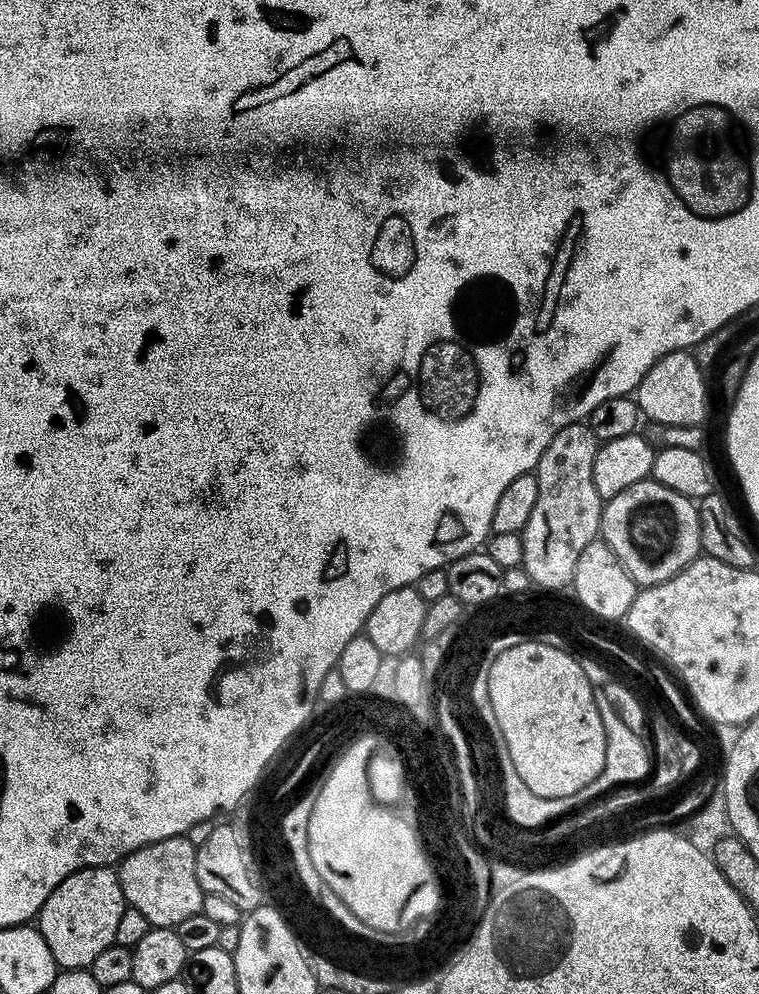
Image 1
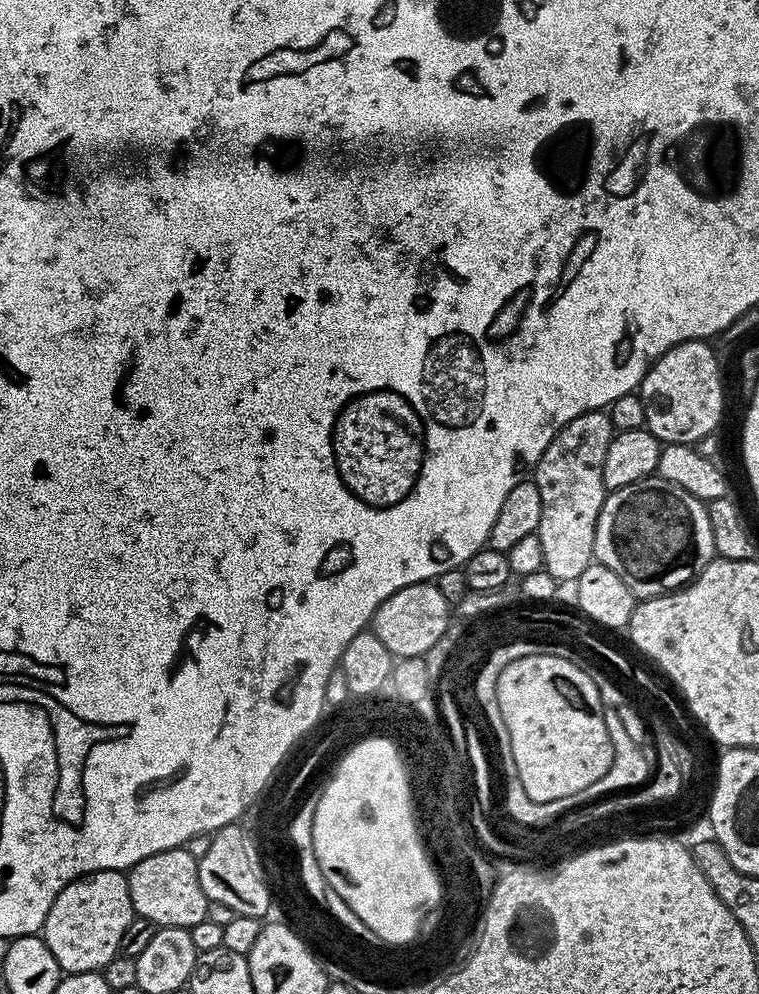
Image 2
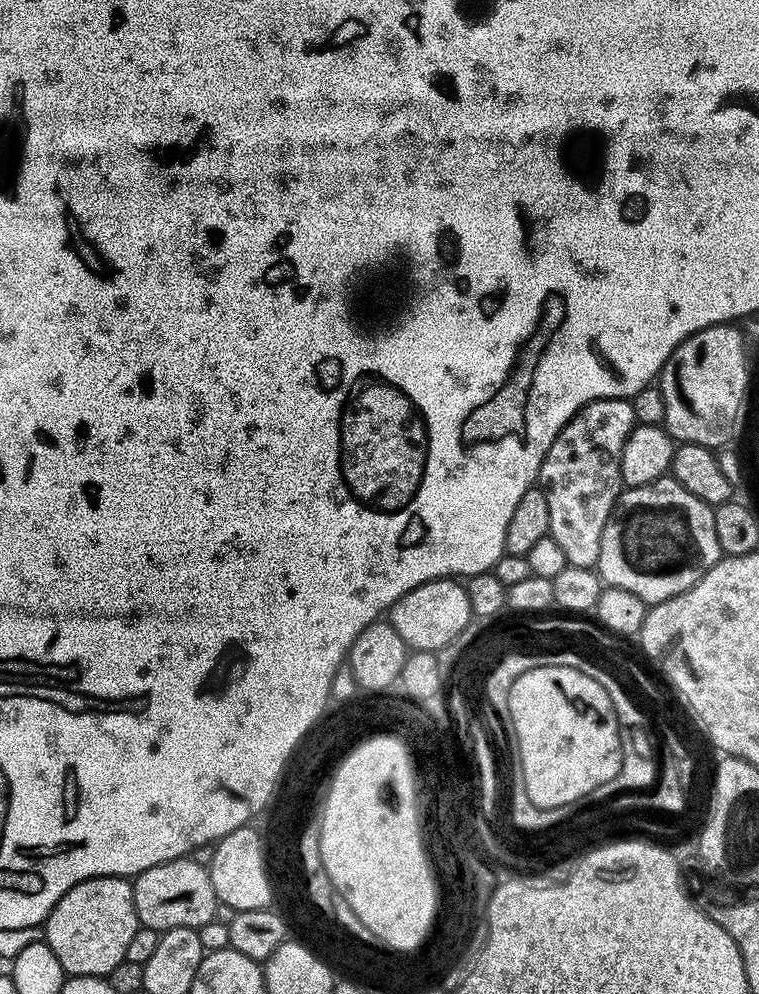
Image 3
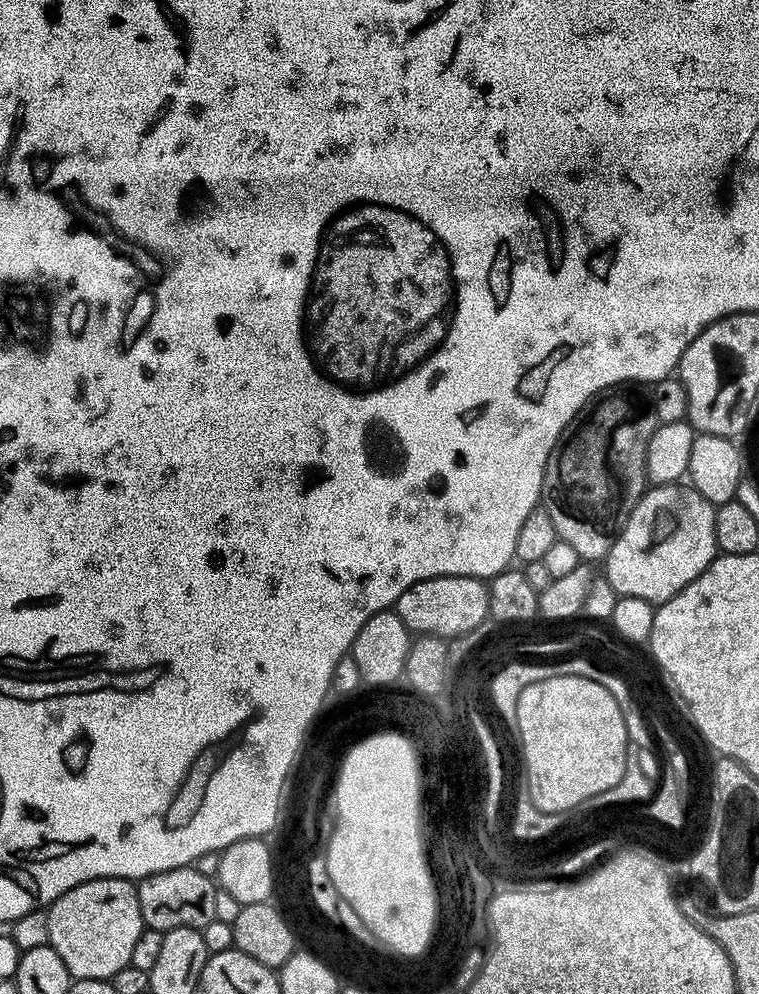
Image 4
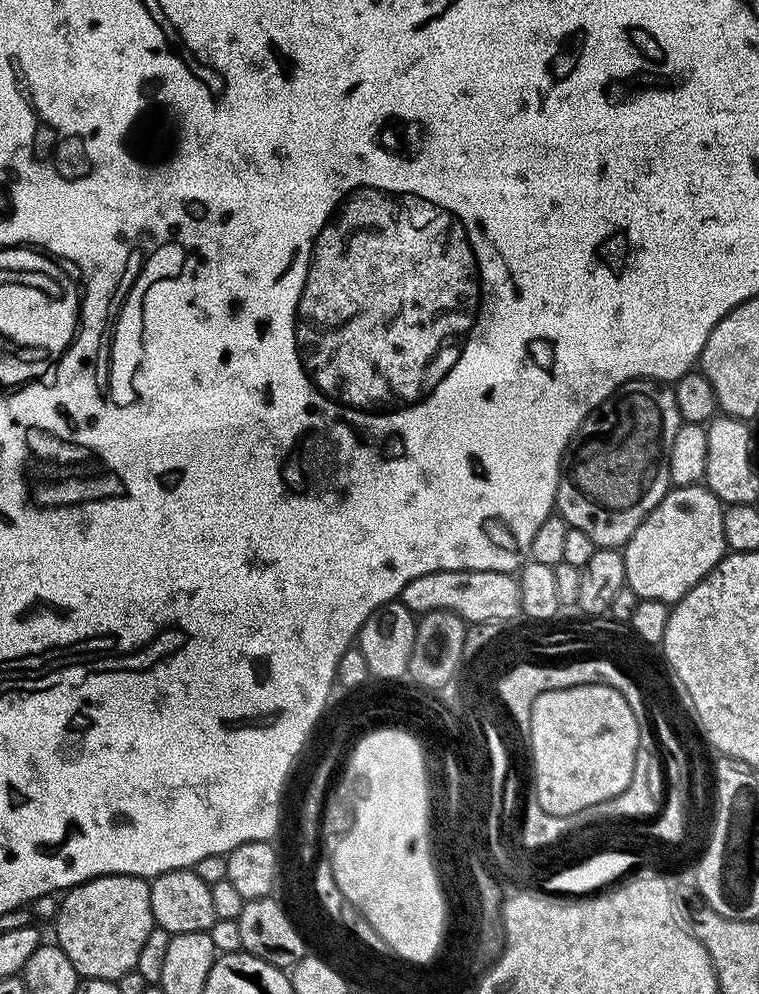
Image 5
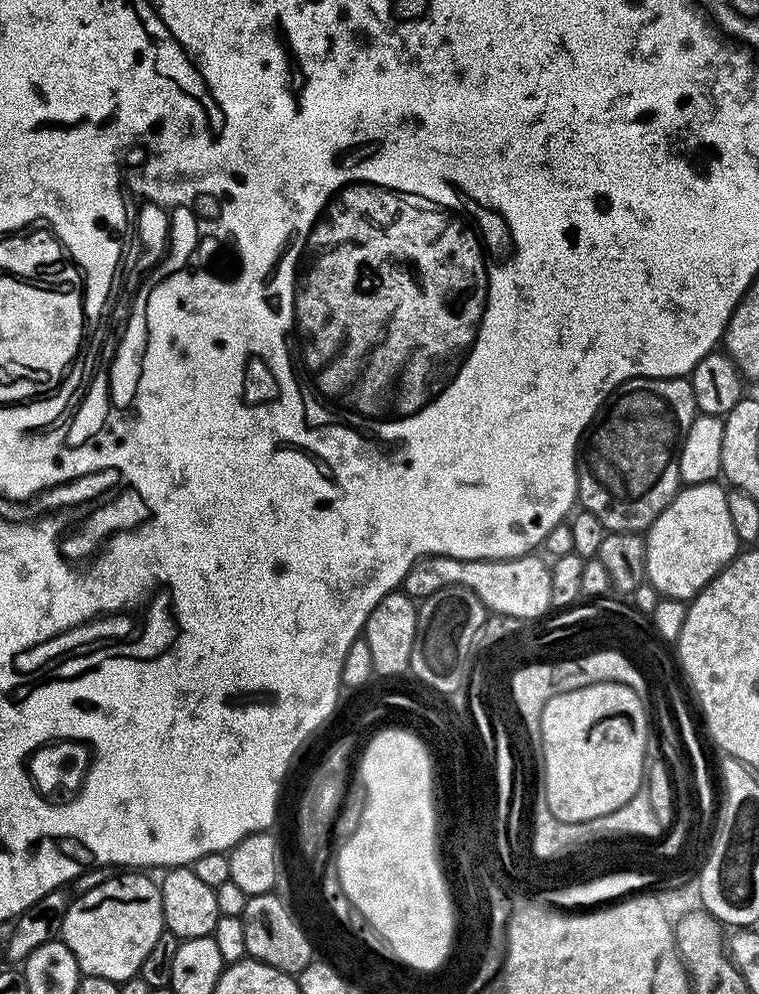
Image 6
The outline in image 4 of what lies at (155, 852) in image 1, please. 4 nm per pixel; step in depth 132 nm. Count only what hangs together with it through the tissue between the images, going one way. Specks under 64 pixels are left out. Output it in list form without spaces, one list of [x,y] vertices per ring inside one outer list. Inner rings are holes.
[[[193,866],[146,876],[136,884],[138,906],[142,910],[145,925],[163,933],[179,928],[205,928],[210,921],[216,919],[214,898],[217,891],[213,877],[198,874]]]

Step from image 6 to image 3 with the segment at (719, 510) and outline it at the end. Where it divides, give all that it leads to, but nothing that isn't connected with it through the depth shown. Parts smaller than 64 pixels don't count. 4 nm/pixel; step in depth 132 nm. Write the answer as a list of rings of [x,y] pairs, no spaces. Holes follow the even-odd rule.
[[[665,478],[621,491],[602,534],[596,568],[607,587],[630,590],[651,606],[693,588],[720,559],[713,505],[694,498],[677,480]]]

